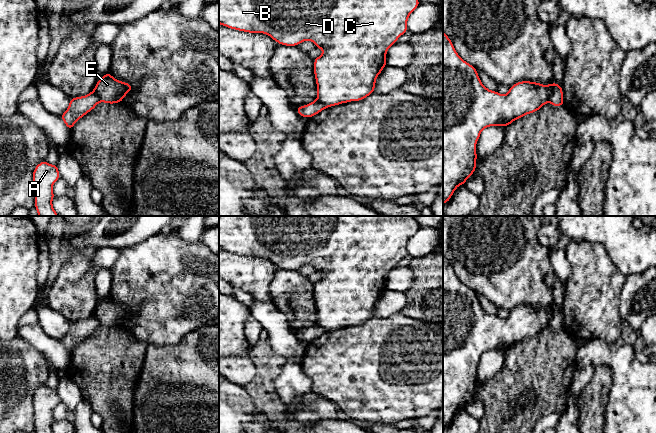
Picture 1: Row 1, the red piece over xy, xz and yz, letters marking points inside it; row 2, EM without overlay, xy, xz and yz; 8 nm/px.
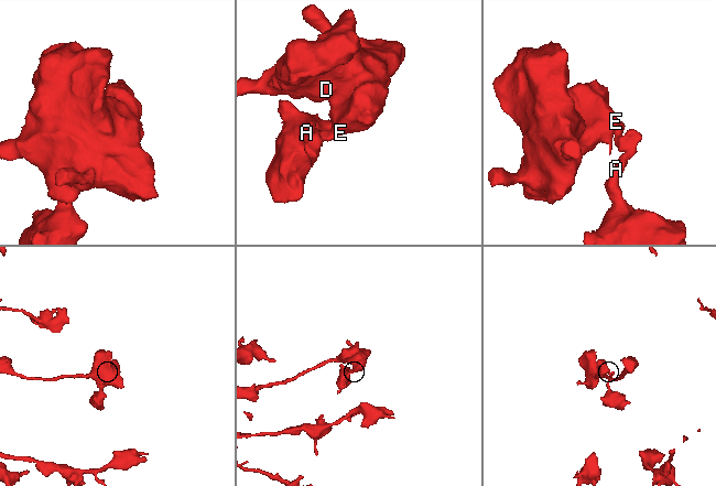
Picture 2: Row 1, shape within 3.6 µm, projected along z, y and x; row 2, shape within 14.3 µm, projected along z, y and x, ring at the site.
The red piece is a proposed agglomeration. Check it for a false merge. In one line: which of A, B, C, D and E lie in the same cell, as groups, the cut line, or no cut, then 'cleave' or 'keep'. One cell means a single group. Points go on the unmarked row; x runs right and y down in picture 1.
groups A / B C D E; cut yz (556, 307), (552, 320), (548, 325); cleave

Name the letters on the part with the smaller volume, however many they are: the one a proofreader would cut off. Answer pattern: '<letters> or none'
A

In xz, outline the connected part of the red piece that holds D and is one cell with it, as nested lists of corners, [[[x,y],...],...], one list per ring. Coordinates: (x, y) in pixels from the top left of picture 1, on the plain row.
[[[219,216],[219,248],[238,255],[267,258],[278,268],[284,270],[298,270],[303,265],[314,266],[316,272],[323,274],[321,280],[314,282],[317,324],[328,332],[347,326],[361,325],[374,317],[376,303],[387,289],[386,277],[388,273],[408,255],[408,242],[419,228],[415,216]]]

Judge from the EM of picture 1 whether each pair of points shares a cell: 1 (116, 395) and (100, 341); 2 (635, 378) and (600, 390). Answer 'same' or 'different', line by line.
1: same
2: different

